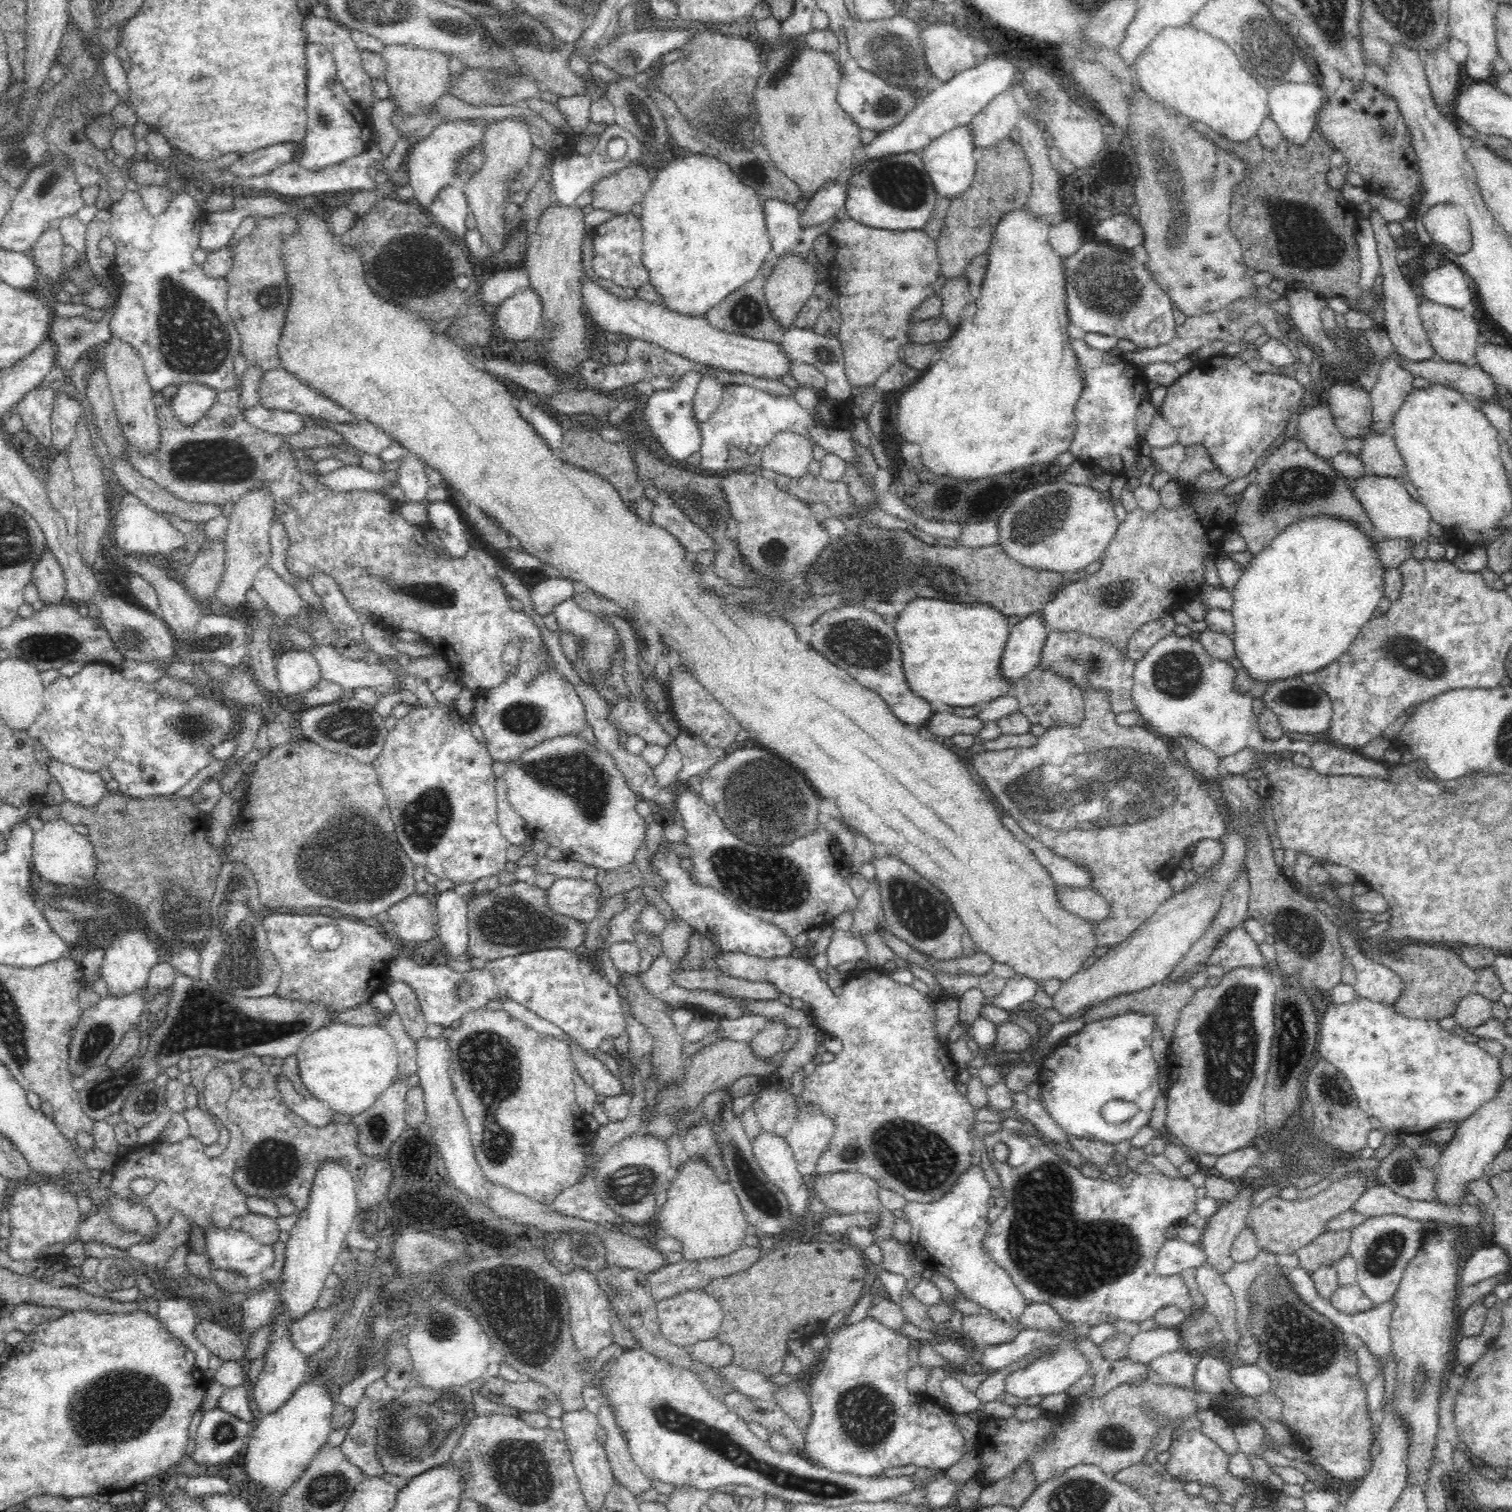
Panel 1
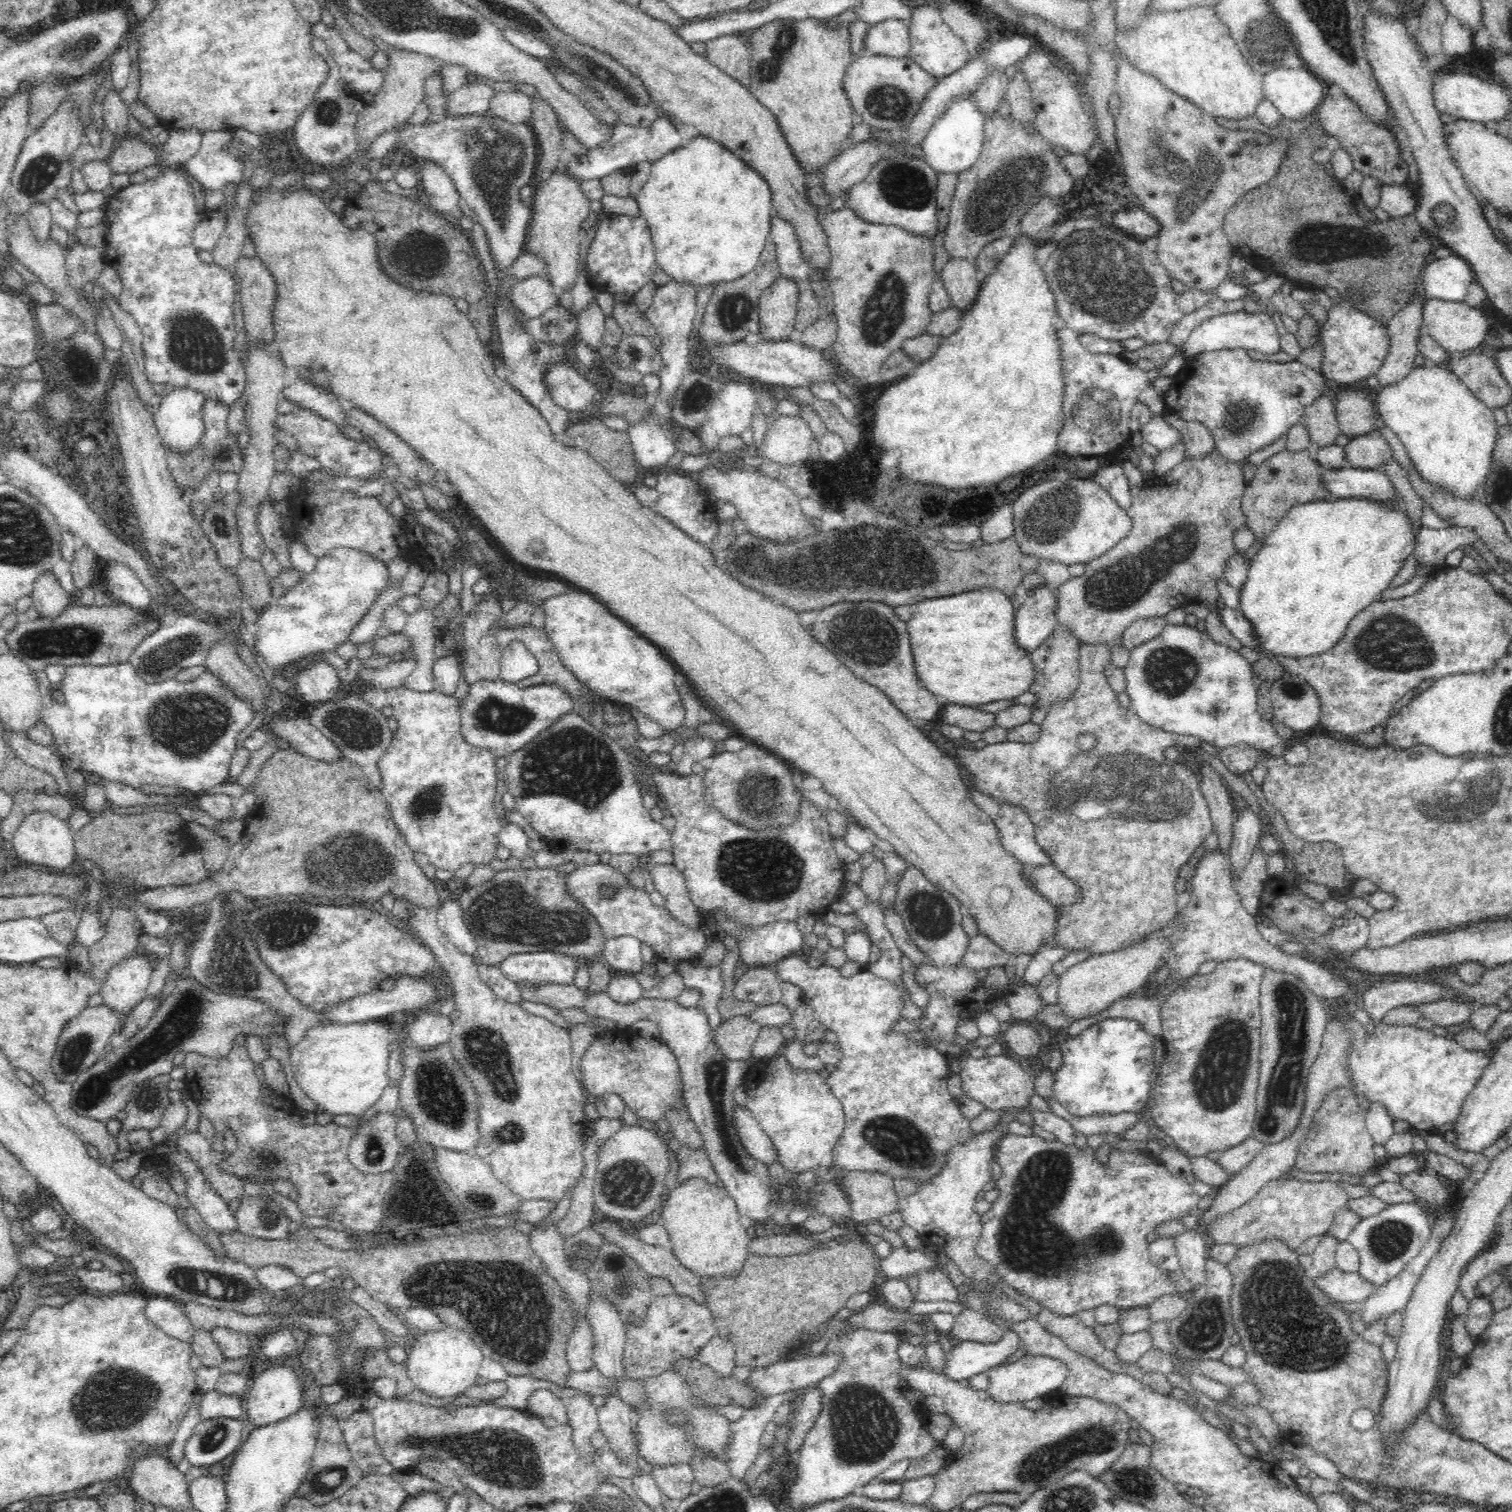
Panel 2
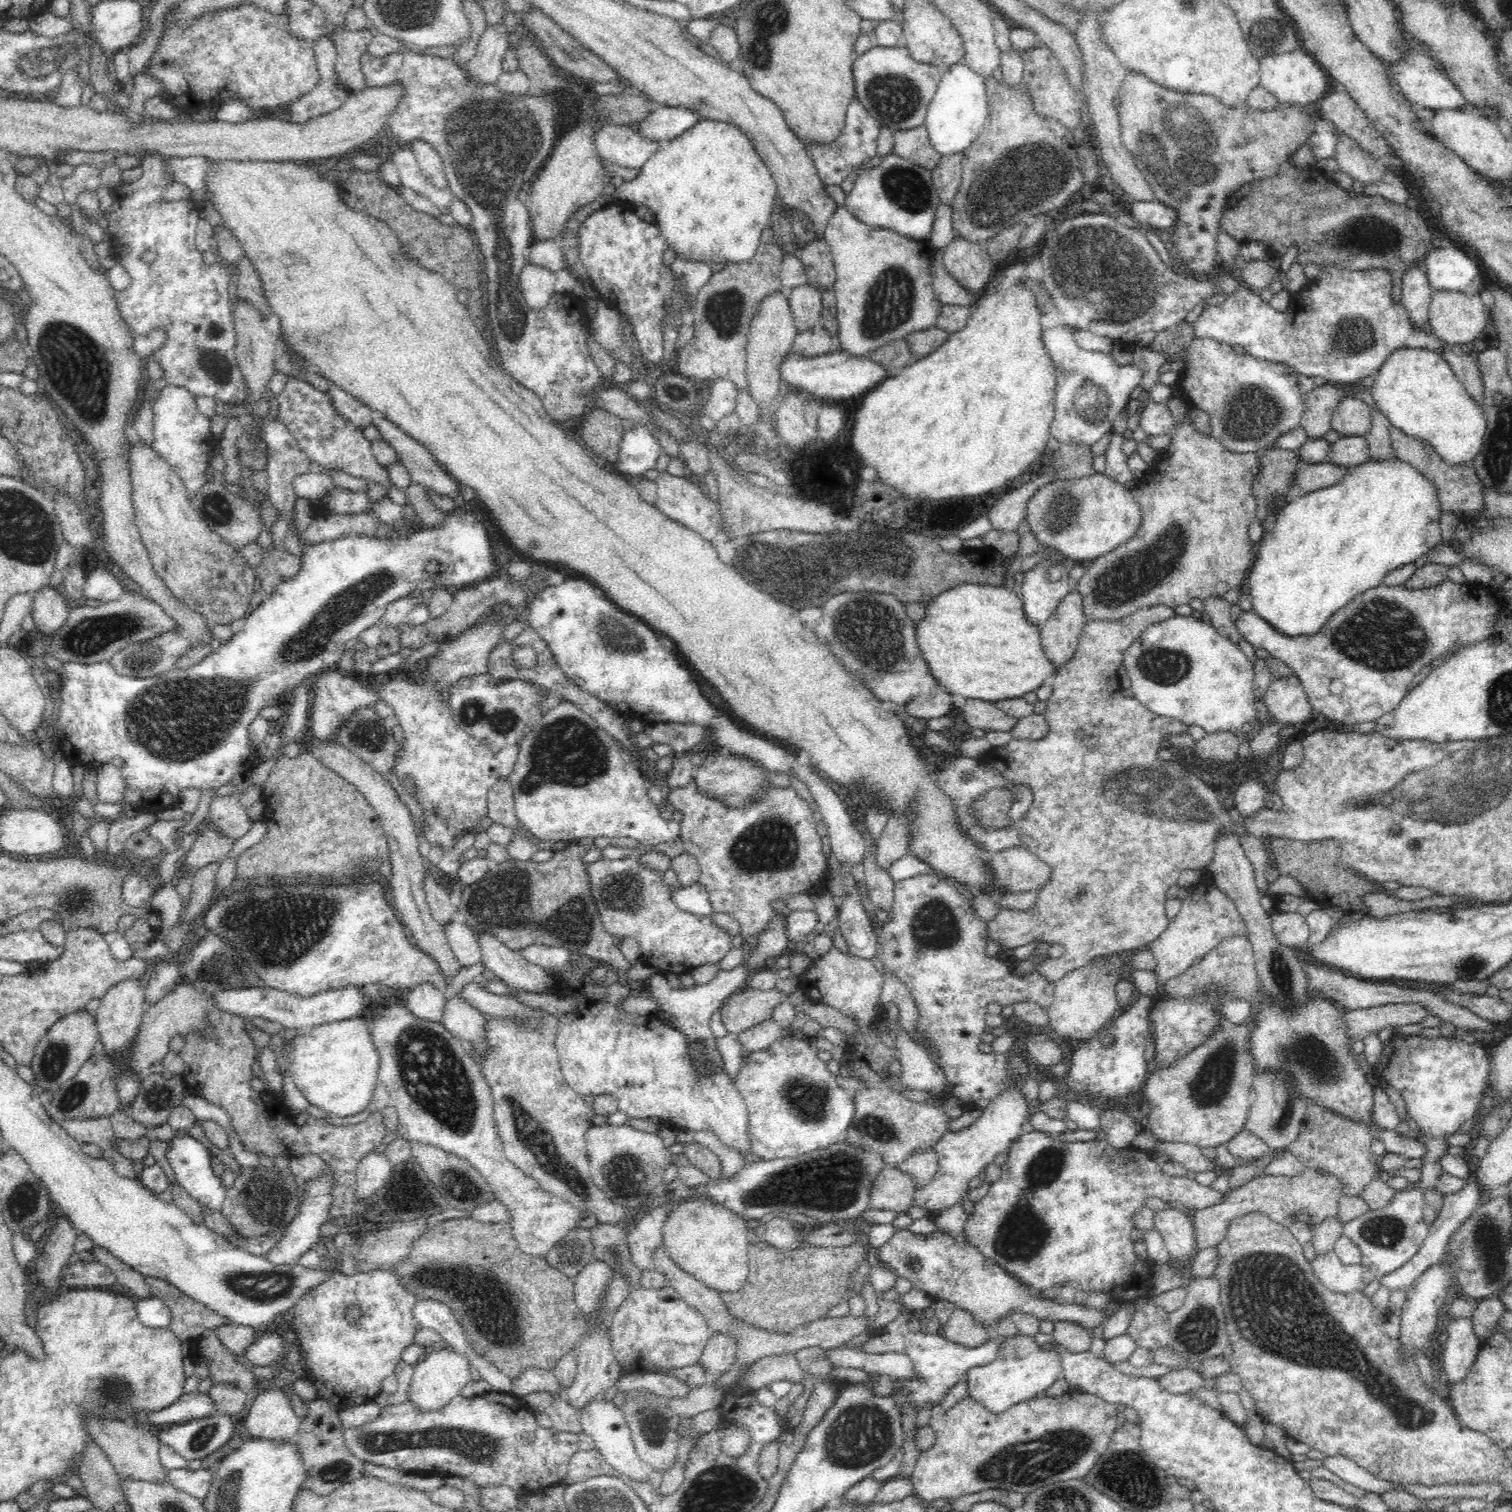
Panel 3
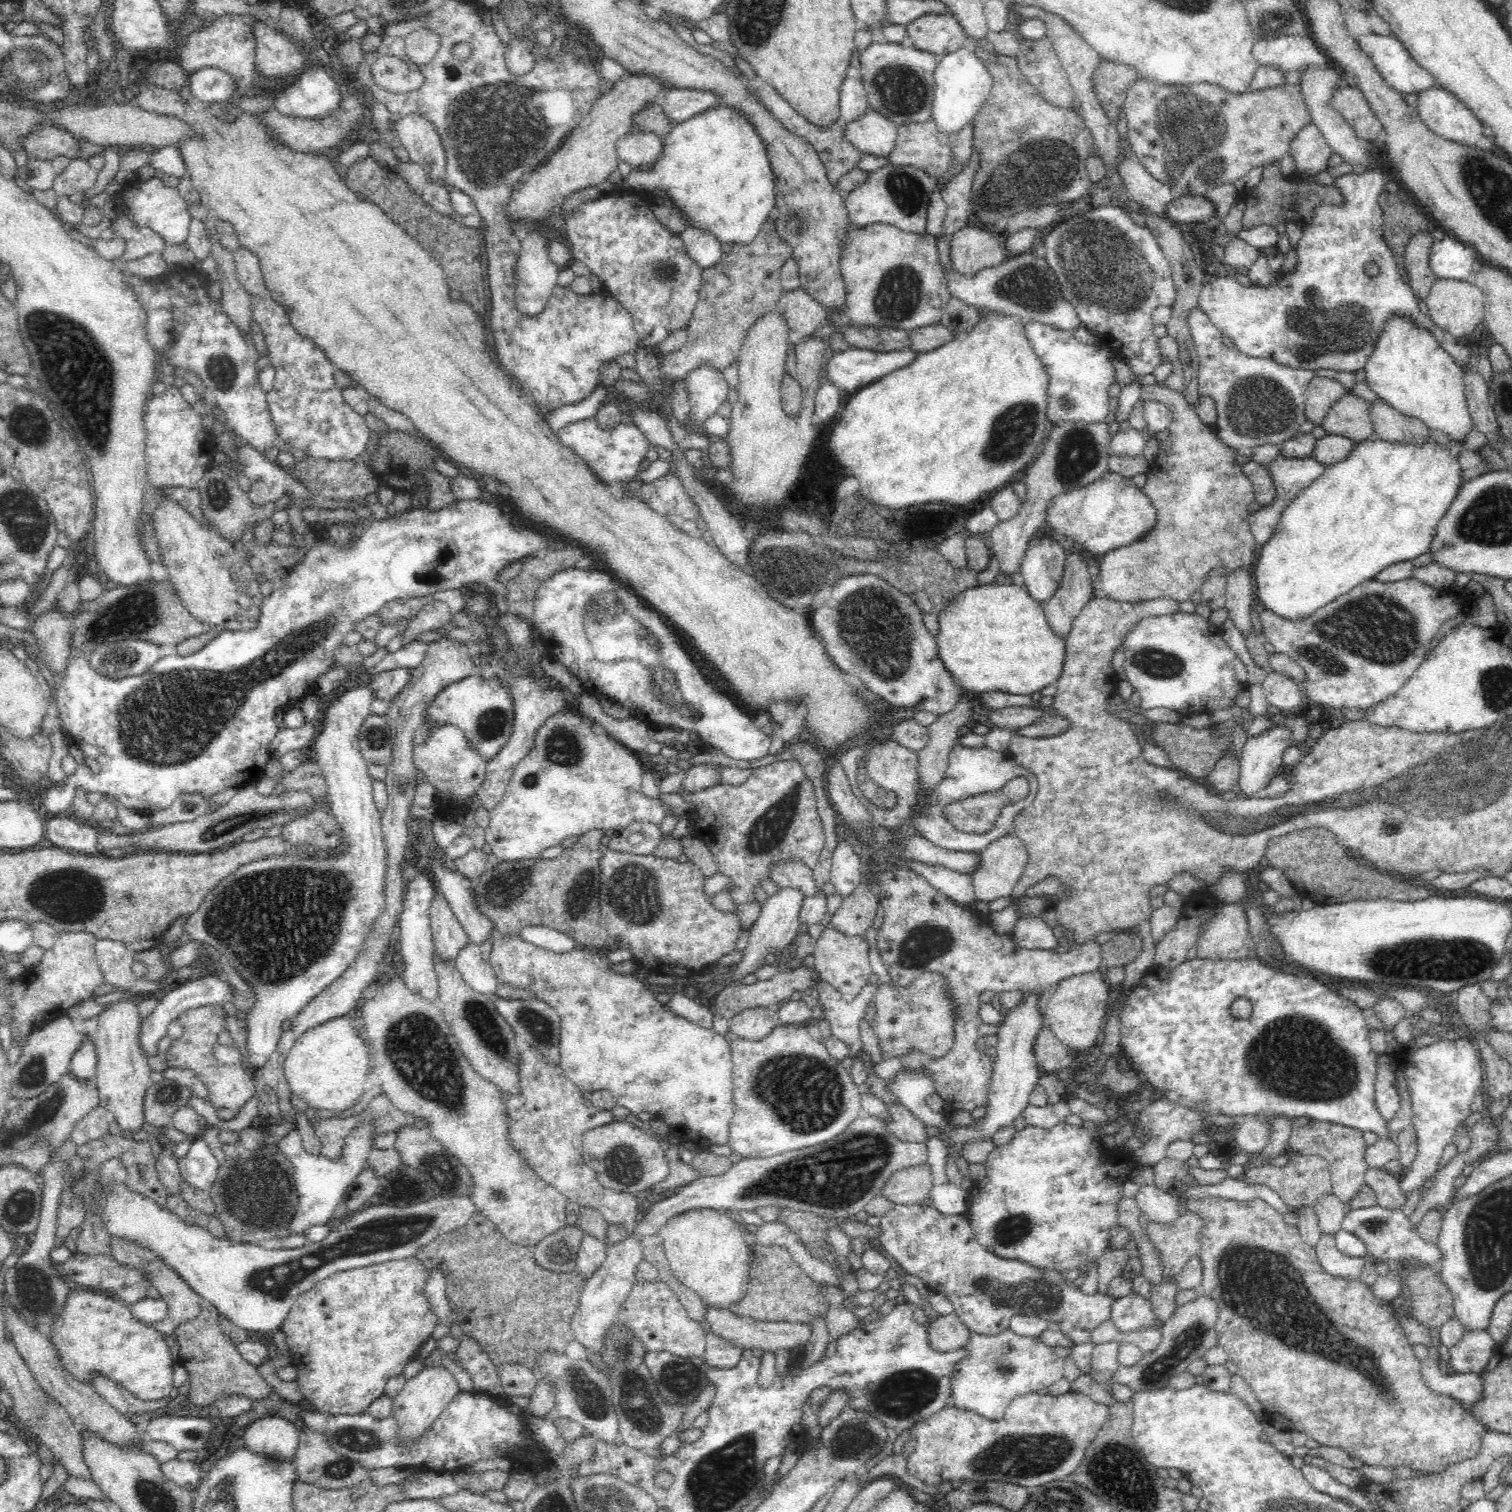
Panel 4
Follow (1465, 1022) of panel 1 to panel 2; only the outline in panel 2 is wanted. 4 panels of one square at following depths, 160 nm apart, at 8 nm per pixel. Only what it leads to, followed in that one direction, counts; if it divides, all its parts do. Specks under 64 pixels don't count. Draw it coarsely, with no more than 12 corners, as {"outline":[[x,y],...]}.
{"outline":[[1459,1000],[1416,1004],[1422,1018],[1443,1027],[1469,1022],[1472,1005]]}

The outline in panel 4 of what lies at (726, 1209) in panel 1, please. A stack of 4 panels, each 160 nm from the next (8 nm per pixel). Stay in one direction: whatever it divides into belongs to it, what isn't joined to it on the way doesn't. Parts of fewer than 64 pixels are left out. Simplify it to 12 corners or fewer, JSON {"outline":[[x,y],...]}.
{"outline":[[695,1209],[659,1231],[672,1277],[705,1305],[747,1293],[745,1227]]}

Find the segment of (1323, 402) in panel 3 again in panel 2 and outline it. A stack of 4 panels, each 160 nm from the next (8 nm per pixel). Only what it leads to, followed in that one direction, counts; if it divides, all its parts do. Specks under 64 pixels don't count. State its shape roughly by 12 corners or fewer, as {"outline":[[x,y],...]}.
{"outline":[[1320,395],[1299,420],[1314,447],[1332,446],[1340,434],[1335,405]]}

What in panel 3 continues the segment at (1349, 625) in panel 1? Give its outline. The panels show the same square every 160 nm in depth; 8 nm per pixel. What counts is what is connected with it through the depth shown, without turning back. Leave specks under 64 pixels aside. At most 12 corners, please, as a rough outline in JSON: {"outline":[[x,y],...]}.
{"outline":[[1399,458],[1291,496],[1251,610],[1312,636],[1442,541]]}

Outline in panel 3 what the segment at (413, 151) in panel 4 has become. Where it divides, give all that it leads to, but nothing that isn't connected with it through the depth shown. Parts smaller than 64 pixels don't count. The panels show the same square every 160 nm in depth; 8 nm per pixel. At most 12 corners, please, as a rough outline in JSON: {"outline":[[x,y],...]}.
{"outline":[[416,138],[409,147],[428,181],[449,186],[442,159],[431,144]]}

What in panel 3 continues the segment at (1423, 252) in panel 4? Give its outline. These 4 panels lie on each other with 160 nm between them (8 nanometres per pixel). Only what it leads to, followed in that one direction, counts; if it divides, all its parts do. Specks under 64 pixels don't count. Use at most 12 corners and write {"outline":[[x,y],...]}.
{"outline":[[1424,261],[1403,277],[1400,303],[1424,328],[1433,293]]}

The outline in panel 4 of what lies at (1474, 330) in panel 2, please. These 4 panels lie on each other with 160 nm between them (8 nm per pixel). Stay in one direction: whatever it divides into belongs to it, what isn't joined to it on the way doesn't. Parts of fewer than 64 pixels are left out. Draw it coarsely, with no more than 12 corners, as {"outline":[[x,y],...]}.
{"outline":[[1437,279],[1427,317],[1454,339],[1485,320],[1483,290]]}

